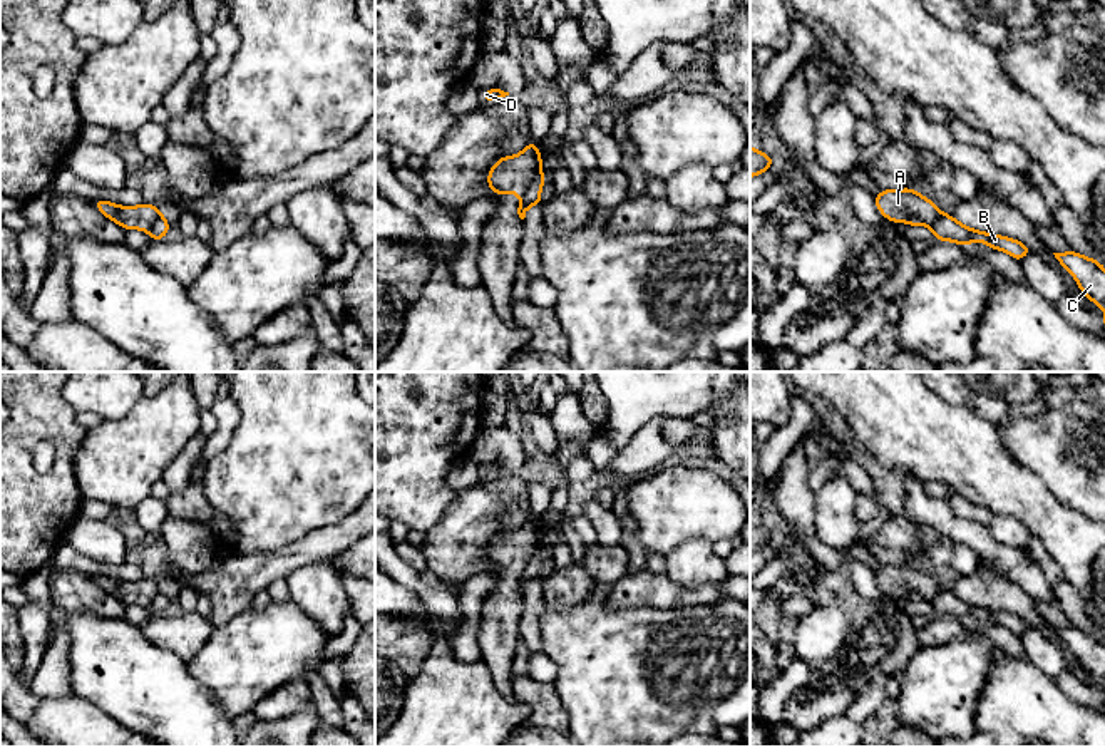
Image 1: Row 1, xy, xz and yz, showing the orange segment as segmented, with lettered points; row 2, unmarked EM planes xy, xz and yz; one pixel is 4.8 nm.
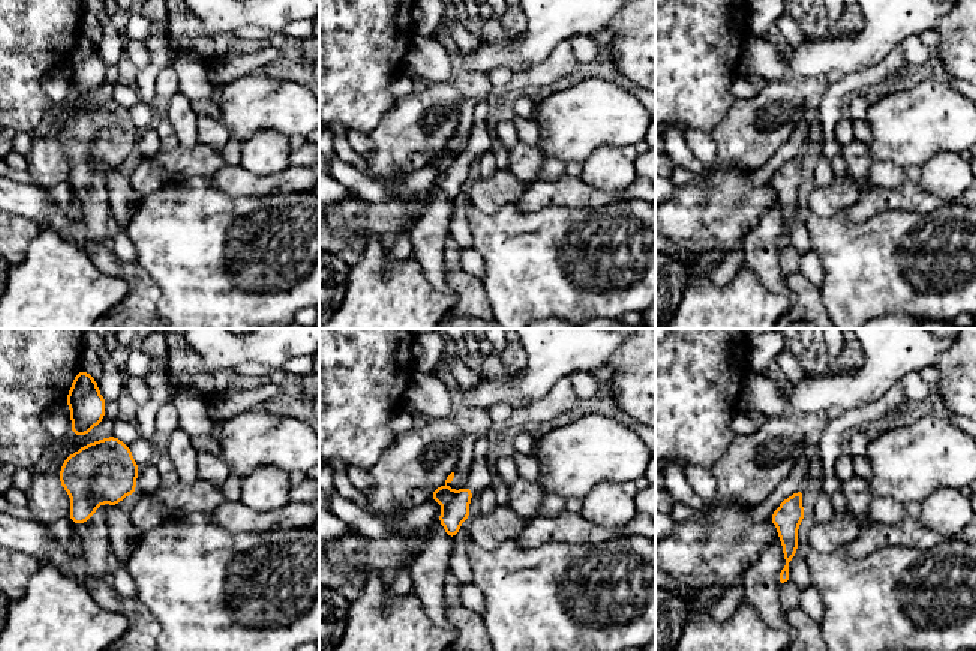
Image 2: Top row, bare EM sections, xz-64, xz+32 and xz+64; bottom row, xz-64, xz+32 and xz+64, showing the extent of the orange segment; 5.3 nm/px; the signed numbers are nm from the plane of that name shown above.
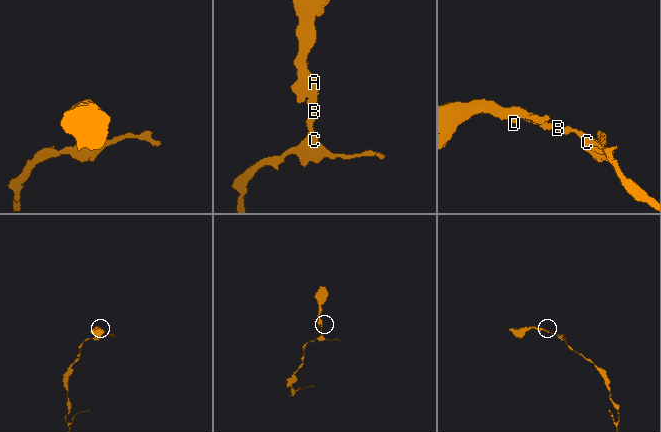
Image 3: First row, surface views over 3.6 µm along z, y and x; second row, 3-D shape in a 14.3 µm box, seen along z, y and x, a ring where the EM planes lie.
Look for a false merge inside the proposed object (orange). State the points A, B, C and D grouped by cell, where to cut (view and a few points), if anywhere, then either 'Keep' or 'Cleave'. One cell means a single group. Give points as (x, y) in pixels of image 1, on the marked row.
Groups: A D / B C. Split along xz (539, 171), (523, 196). Cleave

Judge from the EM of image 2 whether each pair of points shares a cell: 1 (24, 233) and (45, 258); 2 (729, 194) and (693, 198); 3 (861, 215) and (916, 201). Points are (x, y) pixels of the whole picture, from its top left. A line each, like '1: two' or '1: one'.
1: two
2: one
3: one

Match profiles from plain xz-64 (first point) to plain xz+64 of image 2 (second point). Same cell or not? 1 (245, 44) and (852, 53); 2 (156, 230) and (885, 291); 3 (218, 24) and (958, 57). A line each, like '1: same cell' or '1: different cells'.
1: different cells
2: same cell
3: different cells

